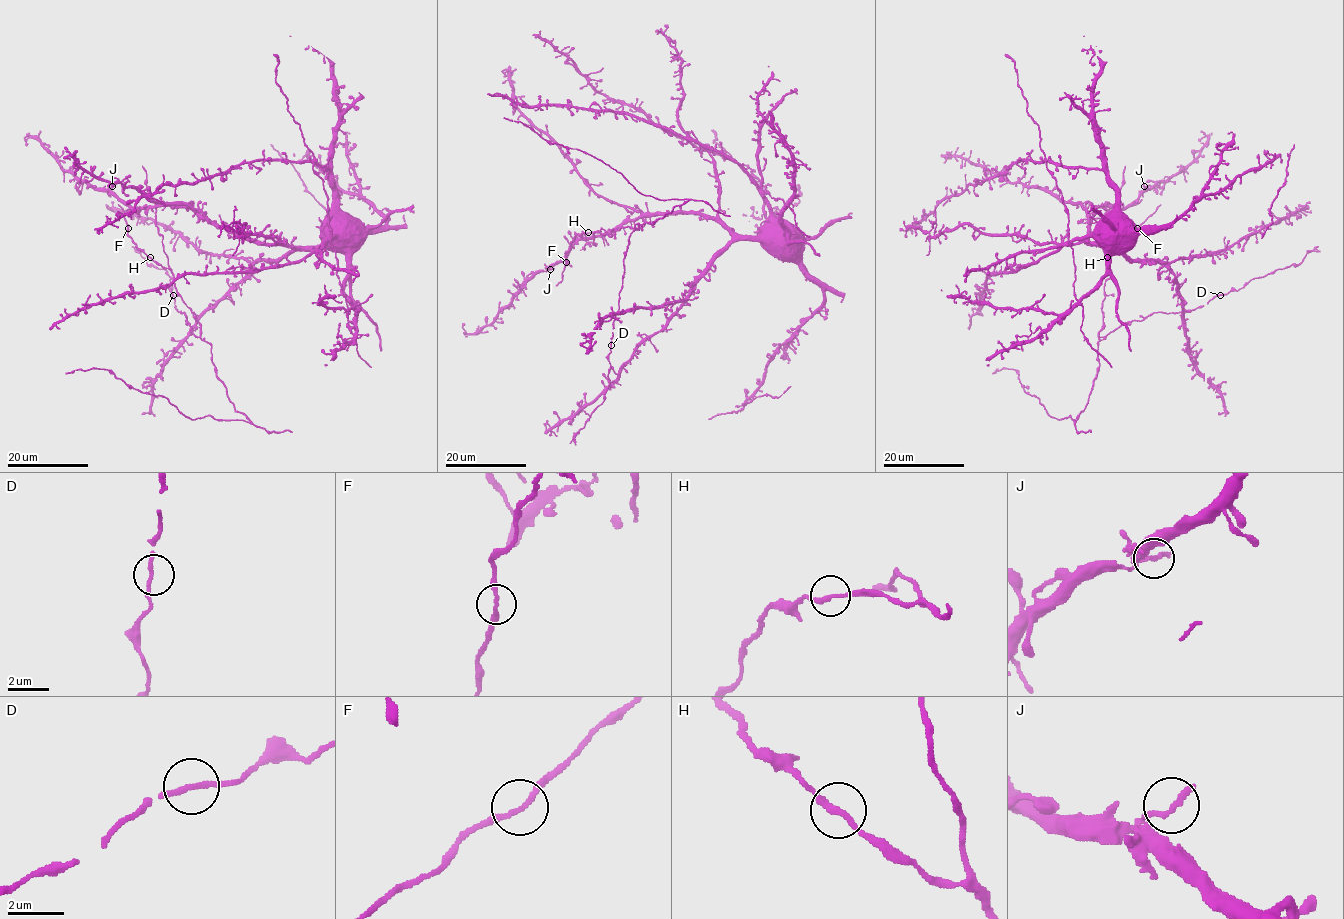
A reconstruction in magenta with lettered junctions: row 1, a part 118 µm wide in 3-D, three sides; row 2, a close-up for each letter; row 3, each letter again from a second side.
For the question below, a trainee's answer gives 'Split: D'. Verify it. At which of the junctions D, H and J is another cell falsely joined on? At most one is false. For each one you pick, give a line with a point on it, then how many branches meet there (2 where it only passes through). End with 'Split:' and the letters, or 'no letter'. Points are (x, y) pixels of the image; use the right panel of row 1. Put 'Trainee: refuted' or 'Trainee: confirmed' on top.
Trainee: refuted
Split: no letter

